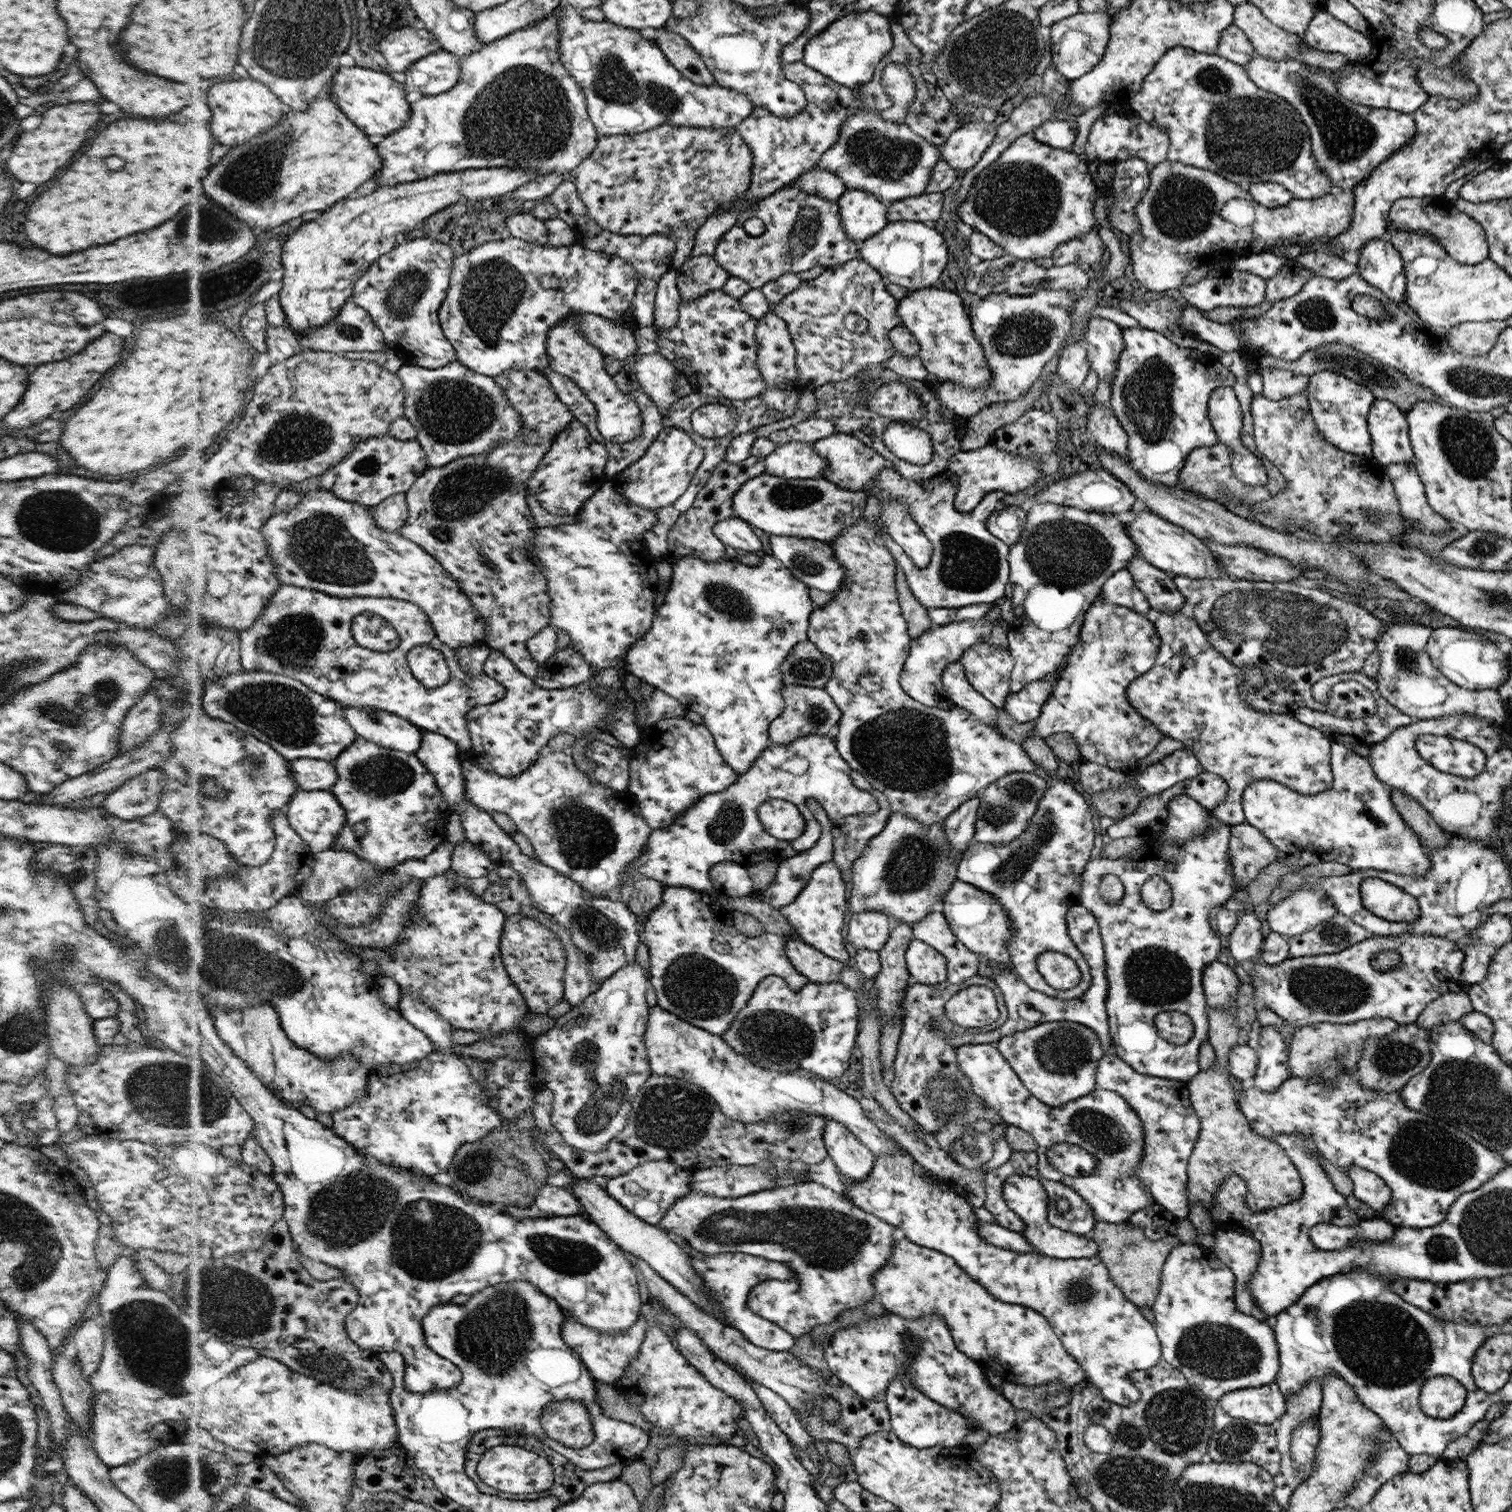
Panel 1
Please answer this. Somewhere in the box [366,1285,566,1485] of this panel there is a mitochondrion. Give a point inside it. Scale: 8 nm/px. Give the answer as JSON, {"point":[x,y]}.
{"point":[495,1336]}

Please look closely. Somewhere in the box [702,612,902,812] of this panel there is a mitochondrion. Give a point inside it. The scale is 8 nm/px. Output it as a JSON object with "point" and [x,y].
{"point":[807,668]}

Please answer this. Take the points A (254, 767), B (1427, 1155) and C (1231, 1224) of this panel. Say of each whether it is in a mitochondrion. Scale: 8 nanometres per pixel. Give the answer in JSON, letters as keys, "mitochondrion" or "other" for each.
{"A":"mitochondrion","B":"mitochondrion","C":"other"}

